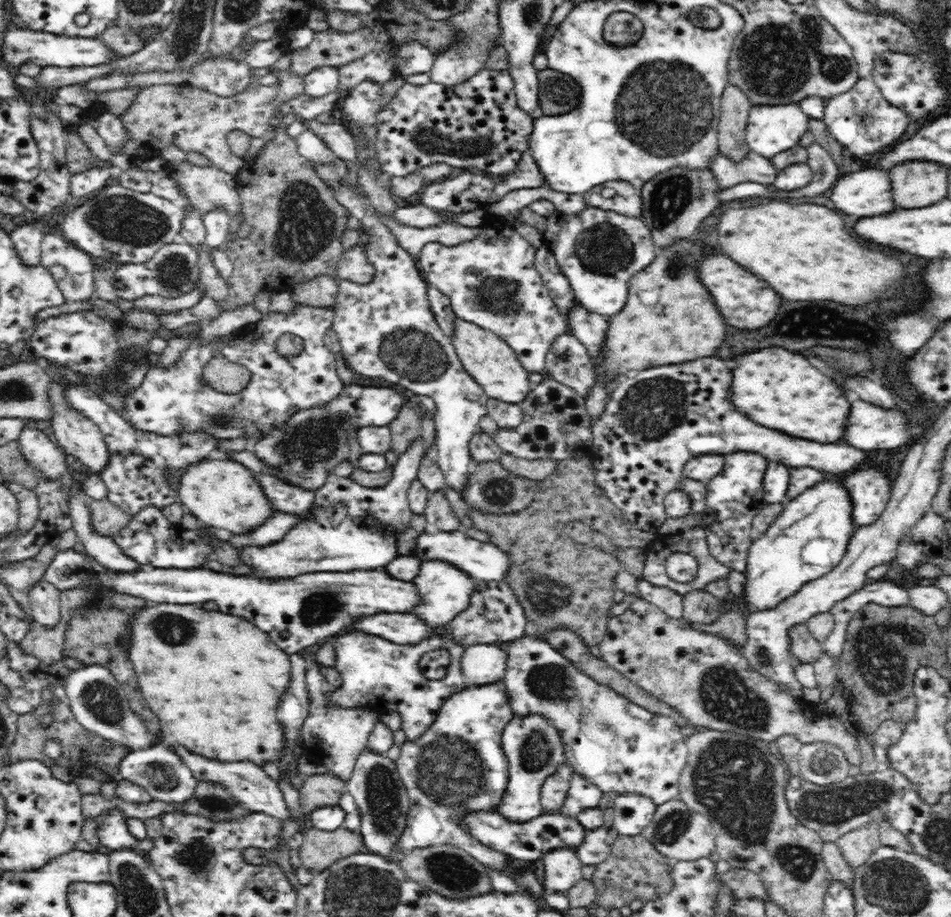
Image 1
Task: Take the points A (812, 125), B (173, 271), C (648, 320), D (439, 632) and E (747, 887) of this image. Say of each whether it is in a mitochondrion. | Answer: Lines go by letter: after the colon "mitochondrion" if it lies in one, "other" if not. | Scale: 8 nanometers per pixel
A: other
B: mitochondrion
C: other
D: other
E: other

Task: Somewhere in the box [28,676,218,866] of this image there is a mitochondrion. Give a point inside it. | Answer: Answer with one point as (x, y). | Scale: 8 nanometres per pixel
(101, 700)

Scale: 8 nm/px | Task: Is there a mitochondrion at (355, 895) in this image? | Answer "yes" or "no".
yes

